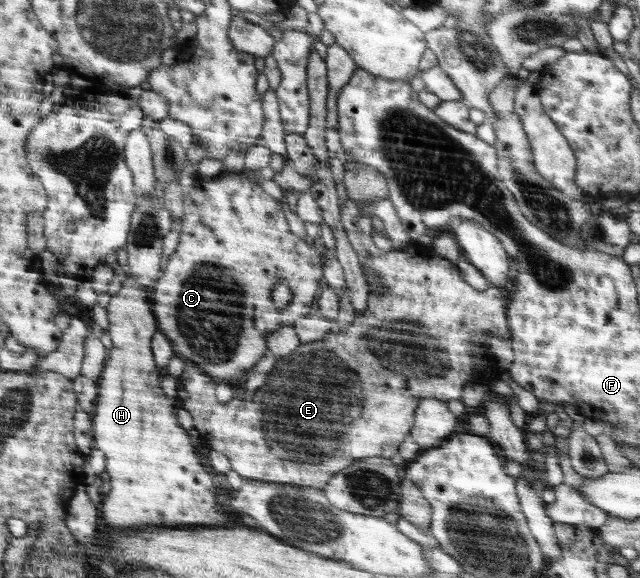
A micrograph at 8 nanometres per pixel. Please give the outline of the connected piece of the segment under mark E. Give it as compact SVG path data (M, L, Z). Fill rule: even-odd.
M347 199L345 202L339 202L341 224L344 228L349 243L352 245L354 252L356 252L359 265L361 268L371 268L379 282L387 288L387 291L383 293L375 293L369 288L367 296L366 308L359 314L355 315L355 319L350 326L345 329L338 326L334 326L324 338L315 340L314 342L301 343L294 354L288 354L288 356L280 356L280 360L276 362L274 370L268 374L266 382L262 388L258 388L253 395L246 394L246 391L234 387L234 394L230 401L226 404L218 402L216 396L214 396L214 382L210 376L206 376L201 368L186 361L186 365L183 366L183 371L177 379L177 396L176 400L180 404L180 408L184 408L186 412L190 412L194 420L194 428L200 433L200 439L202 444L206 444L206 447L210 446L209 450L217 451L230 460L231 470L238 473L244 479L251 478L258 482L274 482L290 485L297 485L302 487L310 487L314 489L324 489L328 484L328 478L340 470L344 470L346 466L350 466L352 462L358 462L360 458L381 457L391 459L399 453L400 444L409 435L412 426L414 426L414 411L417 409L418 403L425 398L435 398L441 401L458 400L461 397L464 385L469 380L475 380L483 385L496 389L501 386L500 379L498 378L498 371L501 367L498 367L494 363L494 357L492 353L488 351L488 345L486 343L486 336L489 332L498 336L498 338L508 340L511 342L511 330L507 323L507 296L505 290L496 287L488 286L486 290L476 290L470 283L466 281L461 275L460 269L455 263L449 262L445 258L436 254L433 248L416 248L416 250L408 250L404 252L401 250L383 251L380 250L373 241L373 234L375 233L372 226L372 219L370 214L360 212L358 204L352 199Z

